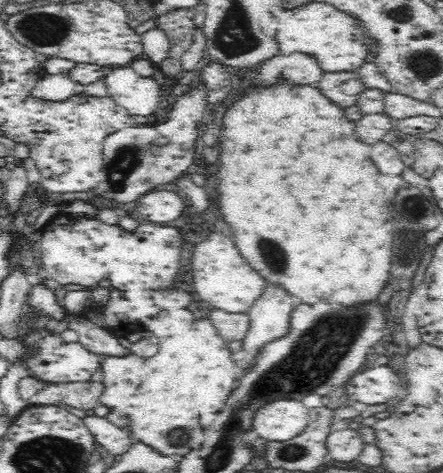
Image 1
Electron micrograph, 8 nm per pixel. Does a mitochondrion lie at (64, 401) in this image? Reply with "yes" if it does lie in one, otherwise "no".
no

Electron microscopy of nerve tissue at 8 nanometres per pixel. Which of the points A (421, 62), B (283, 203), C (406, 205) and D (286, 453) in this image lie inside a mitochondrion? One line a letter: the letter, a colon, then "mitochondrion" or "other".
A: mitochondrion
B: other
C: mitochondrion
D: mitochondrion

